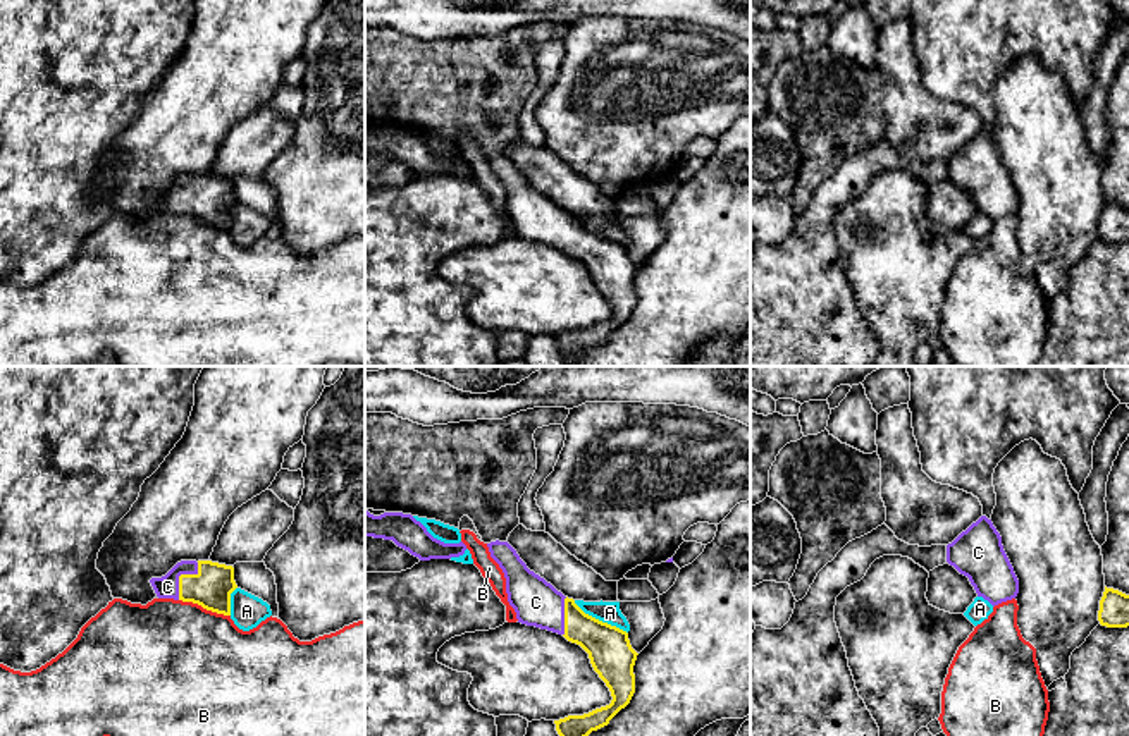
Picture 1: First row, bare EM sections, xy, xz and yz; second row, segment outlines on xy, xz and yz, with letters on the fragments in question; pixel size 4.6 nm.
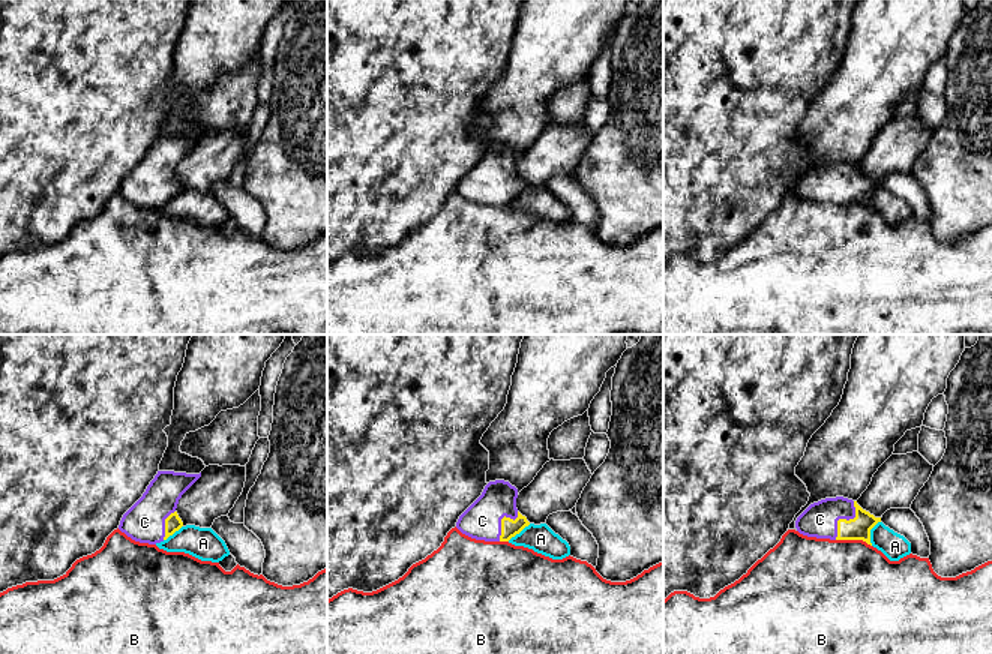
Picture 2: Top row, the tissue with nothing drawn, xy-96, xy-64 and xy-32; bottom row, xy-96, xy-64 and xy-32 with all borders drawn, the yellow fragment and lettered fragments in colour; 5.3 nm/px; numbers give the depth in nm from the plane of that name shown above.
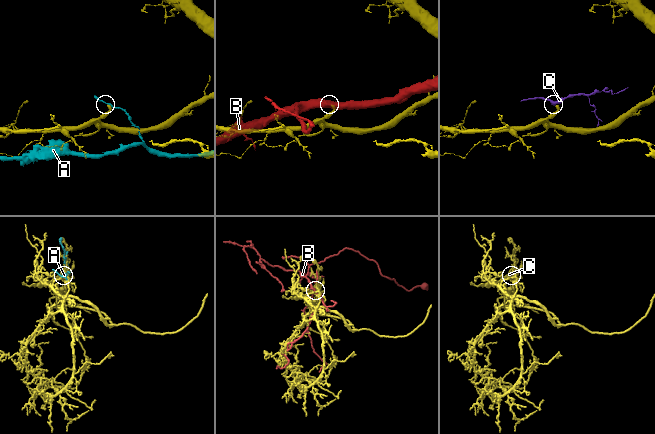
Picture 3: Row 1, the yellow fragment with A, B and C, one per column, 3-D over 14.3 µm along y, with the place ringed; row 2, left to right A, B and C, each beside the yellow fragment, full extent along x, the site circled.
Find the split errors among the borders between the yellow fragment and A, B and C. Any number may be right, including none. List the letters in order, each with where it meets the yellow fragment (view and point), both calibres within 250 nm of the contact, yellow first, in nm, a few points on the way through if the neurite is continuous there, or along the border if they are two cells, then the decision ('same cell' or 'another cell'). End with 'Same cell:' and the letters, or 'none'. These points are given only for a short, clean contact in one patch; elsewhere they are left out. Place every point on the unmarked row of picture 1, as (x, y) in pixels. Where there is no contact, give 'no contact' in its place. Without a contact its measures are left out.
A: xz (601, 236) | 200/100 nm | another cell
B: xy (205, 222) | 190/480 nm | another cell
C: xy (181, 190) | 190/110 nm | across xy (212, 202), (181, 190), (167, 202) | same cell
Same cell: C

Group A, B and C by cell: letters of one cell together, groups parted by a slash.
A / B / C

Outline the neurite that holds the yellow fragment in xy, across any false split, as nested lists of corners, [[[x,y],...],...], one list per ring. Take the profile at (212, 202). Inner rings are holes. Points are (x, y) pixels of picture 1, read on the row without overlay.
[[[181,175],[150,198],[158,213],[193,217],[224,230],[231,230],[231,208],[238,203],[234,182],[212,175]]]

